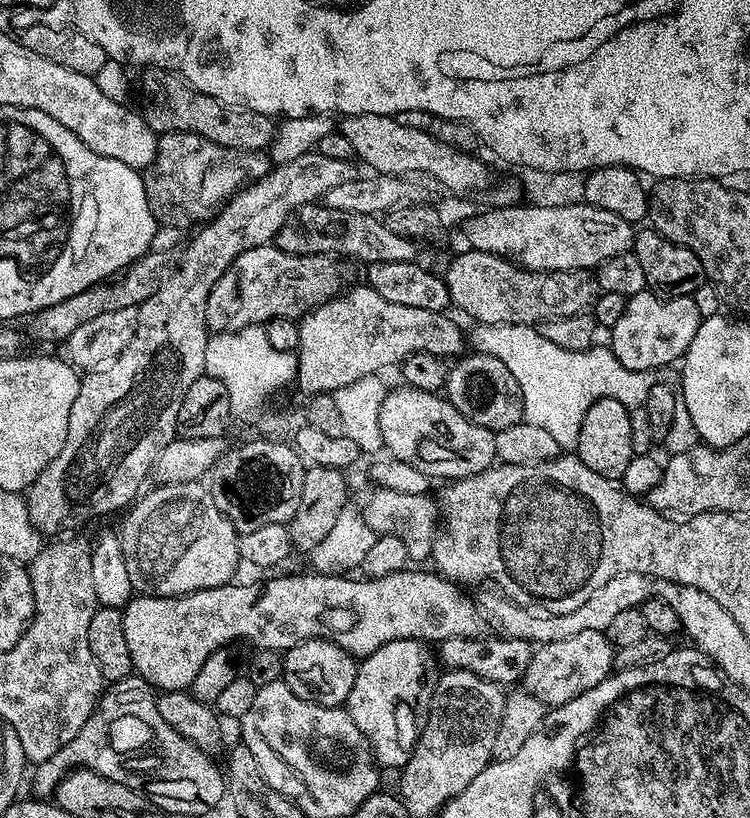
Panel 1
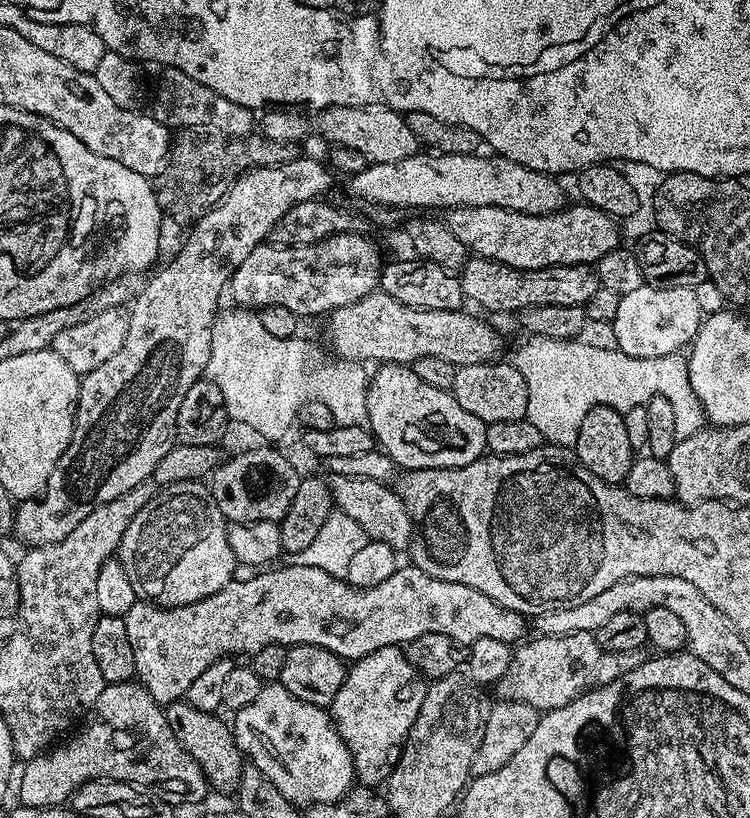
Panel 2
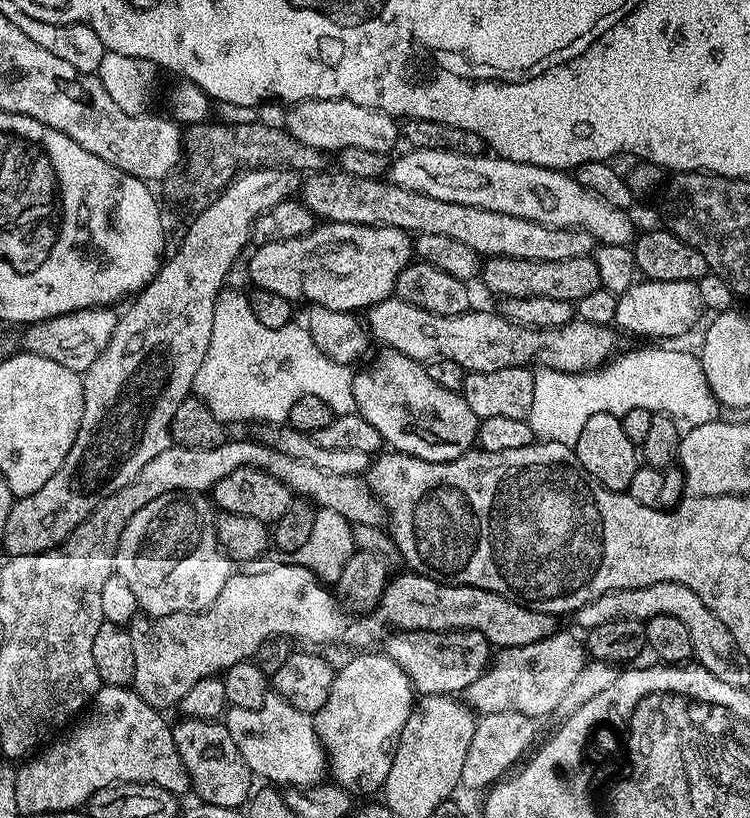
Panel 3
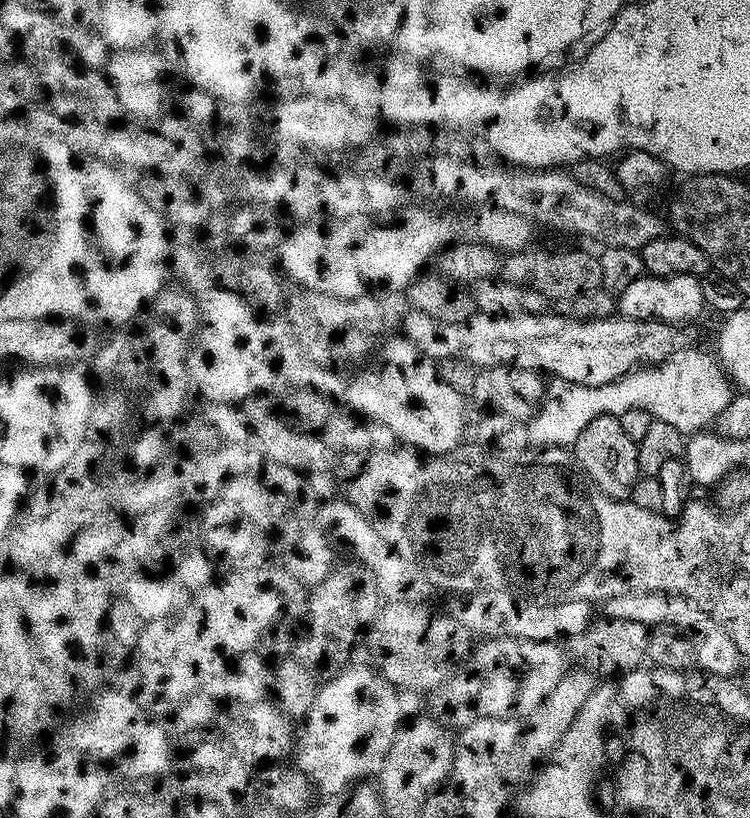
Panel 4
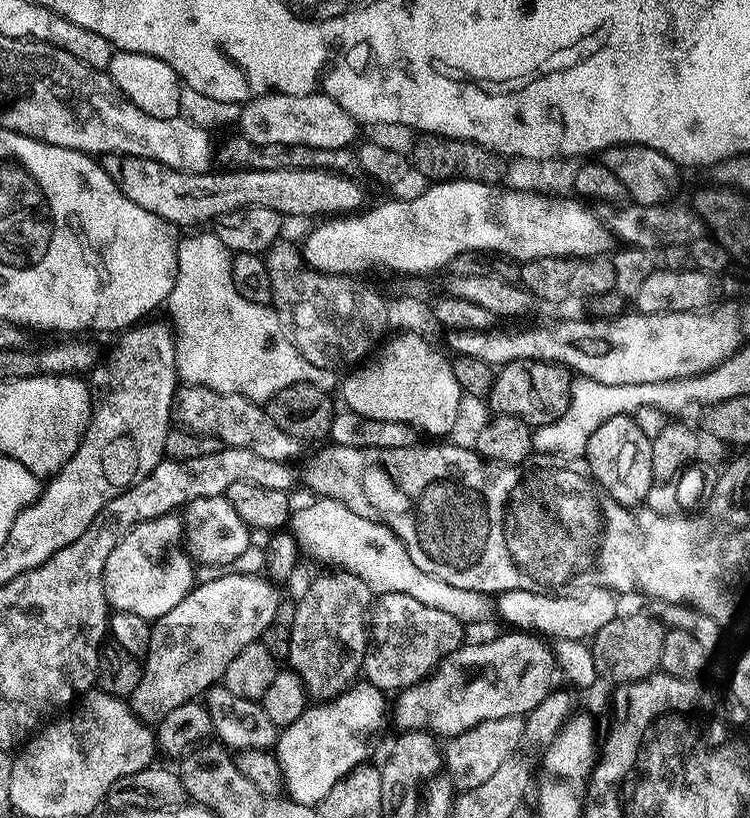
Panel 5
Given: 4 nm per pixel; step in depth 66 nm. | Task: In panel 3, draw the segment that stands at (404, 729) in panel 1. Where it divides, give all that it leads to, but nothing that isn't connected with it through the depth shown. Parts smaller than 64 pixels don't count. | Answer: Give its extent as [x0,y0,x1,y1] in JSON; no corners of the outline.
[314,650,414,796]

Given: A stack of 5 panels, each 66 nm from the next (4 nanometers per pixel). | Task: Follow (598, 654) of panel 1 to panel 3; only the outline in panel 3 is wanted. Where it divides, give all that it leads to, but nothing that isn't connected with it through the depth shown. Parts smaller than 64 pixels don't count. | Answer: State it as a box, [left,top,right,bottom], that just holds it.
[462,630,585,718]

